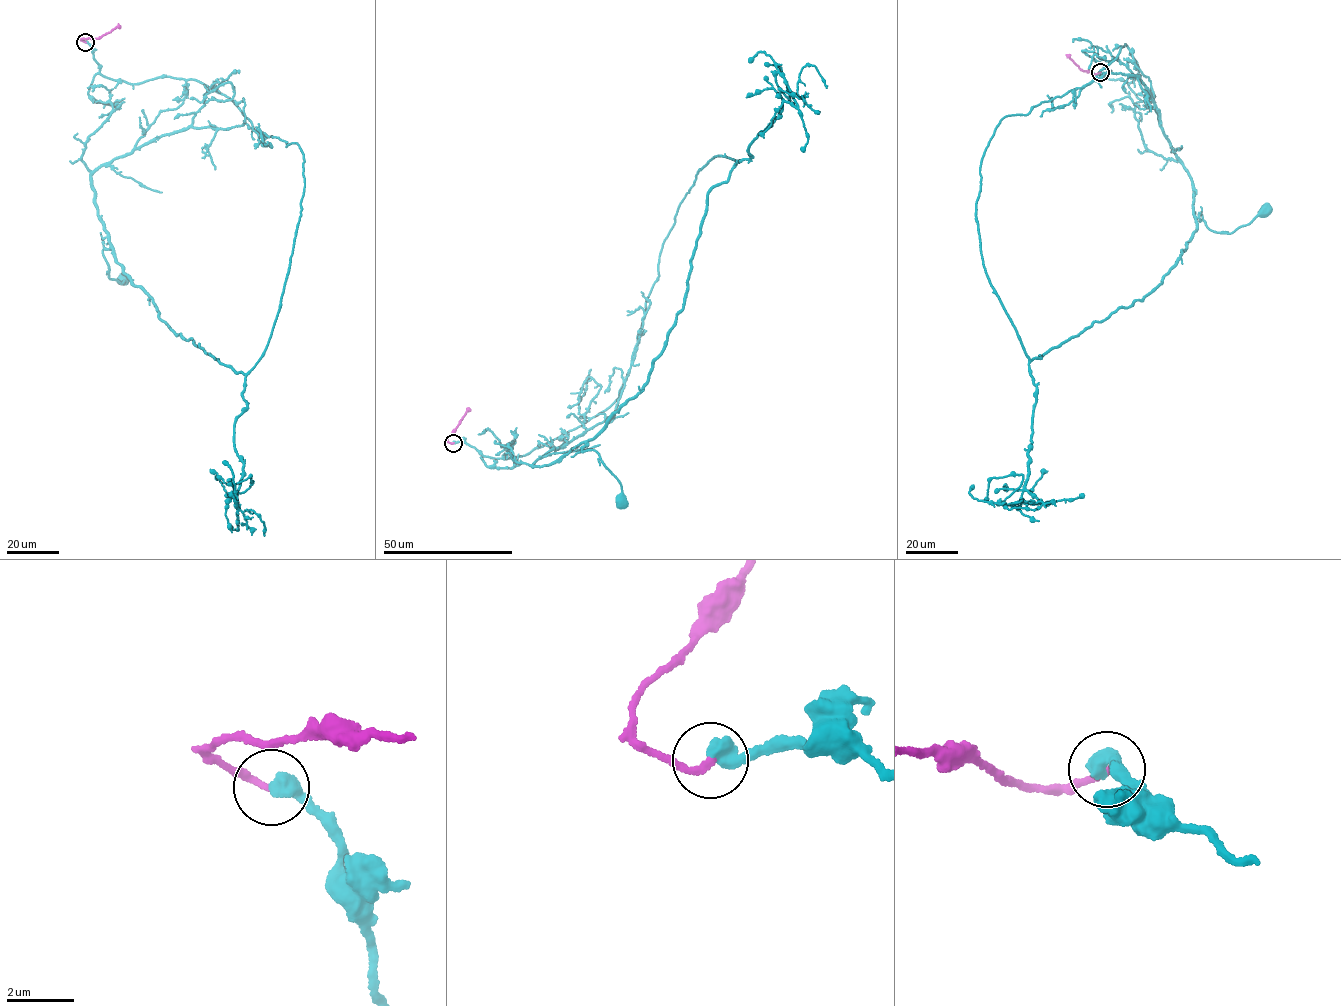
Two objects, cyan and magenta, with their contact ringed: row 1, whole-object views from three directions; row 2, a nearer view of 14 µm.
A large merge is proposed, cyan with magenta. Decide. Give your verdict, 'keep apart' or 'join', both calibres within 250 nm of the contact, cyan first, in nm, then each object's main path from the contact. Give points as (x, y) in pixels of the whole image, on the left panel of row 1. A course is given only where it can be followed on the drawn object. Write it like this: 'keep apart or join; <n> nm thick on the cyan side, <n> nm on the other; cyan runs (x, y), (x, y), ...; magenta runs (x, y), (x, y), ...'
keep apart; 550 nm thick on the cyan side, 200 nm on the other; cyan runs (85, 42), (100, 73), (170, 77), (187, 91), (92, 175), (108, 276), (123, 277); magenta runs (85, 42), (81, 38), (99, 37), (121, 26)

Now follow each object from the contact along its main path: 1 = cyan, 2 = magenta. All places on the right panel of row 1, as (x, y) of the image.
1: (1100, 73), (1135, 79), (1131, 50), (1192, 180), (1193, 214), (1208, 229), (1232, 232), (1264, 209)
2: (1100, 72), (1080, 70), (1069, 54)

